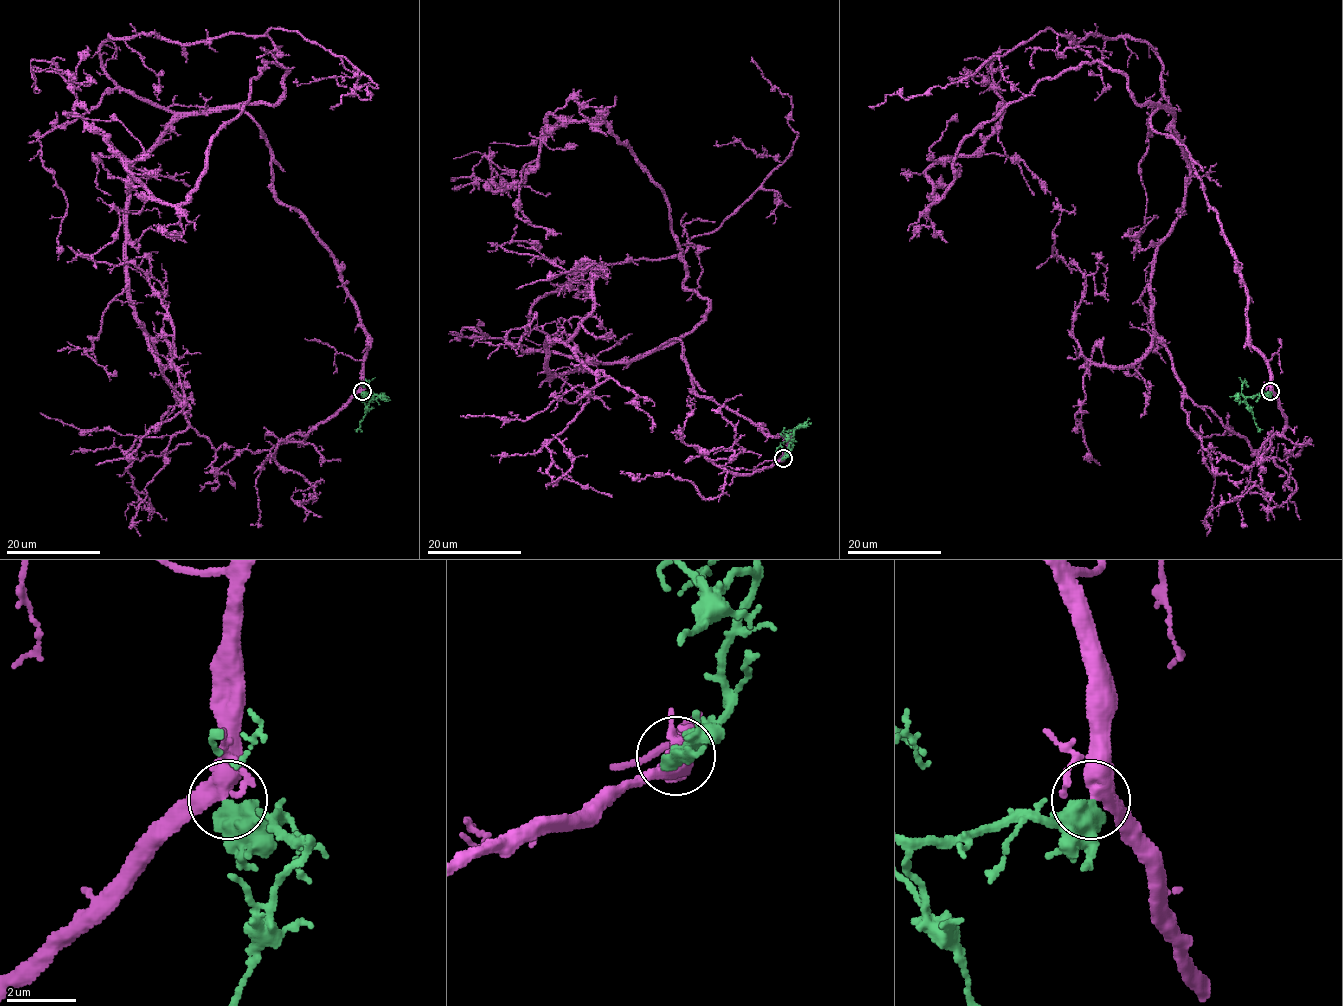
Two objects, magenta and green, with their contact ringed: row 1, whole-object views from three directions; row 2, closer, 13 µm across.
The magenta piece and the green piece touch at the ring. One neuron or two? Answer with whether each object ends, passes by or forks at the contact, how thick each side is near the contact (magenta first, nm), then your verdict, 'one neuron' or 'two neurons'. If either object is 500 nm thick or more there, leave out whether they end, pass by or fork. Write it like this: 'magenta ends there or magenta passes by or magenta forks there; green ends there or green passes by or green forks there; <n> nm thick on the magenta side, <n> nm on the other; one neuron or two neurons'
380 nm thick on the magenta side, 650 nm on the other; one neuron

